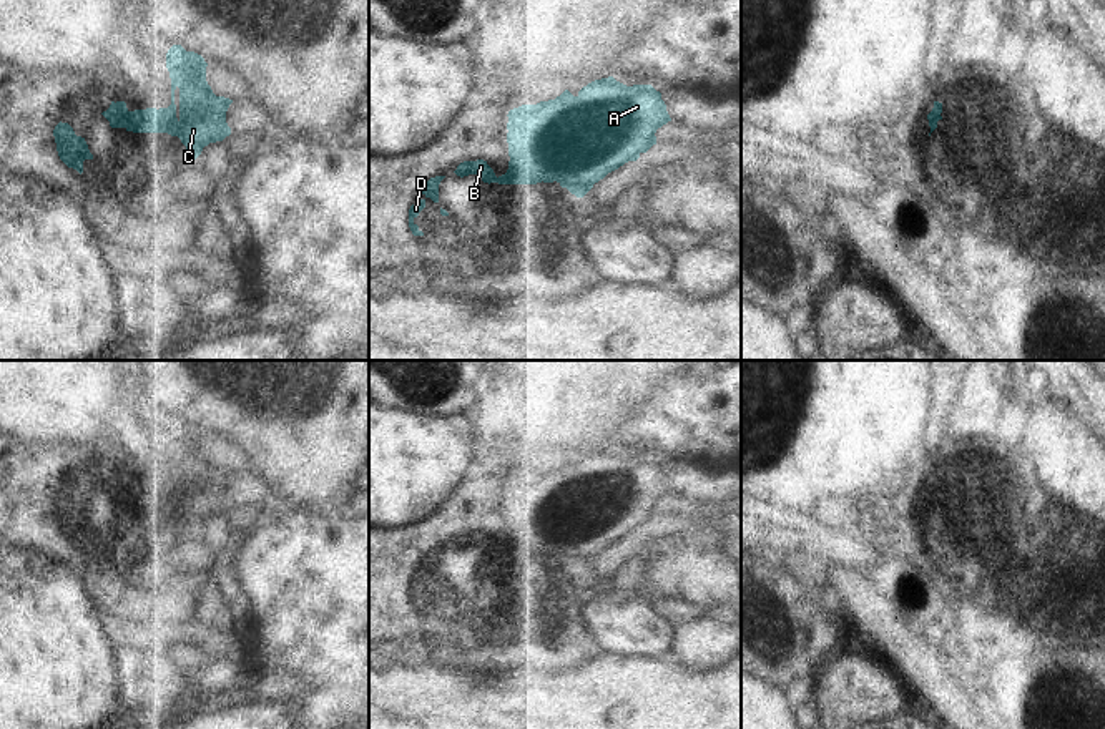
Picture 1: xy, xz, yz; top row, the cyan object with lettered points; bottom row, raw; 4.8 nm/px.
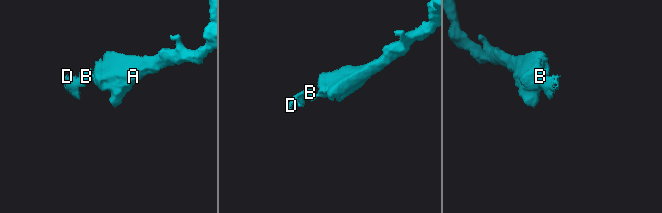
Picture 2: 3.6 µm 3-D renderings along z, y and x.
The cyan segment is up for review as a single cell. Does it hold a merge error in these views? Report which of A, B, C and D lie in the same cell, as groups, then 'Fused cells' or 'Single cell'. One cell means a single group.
Groups: A C / B D. Fused cells

